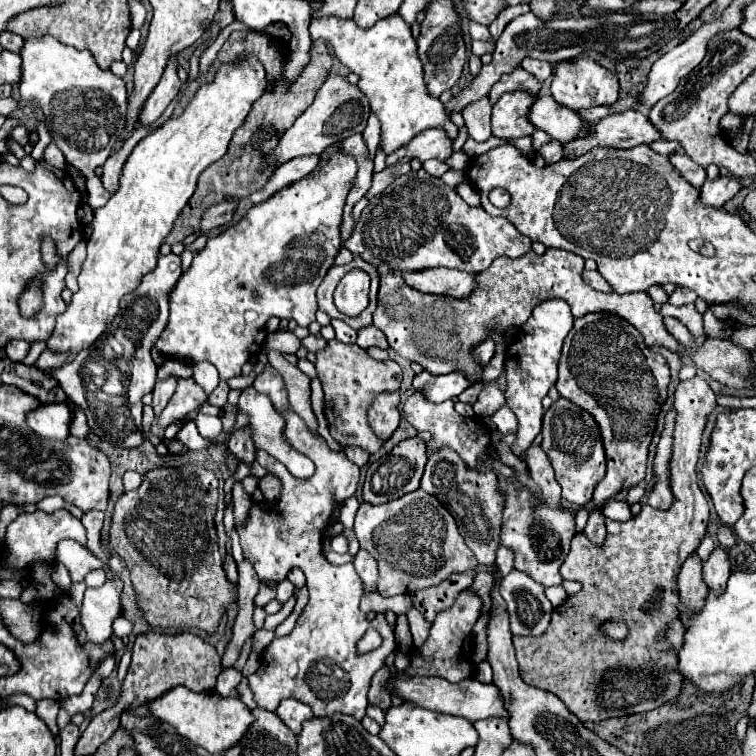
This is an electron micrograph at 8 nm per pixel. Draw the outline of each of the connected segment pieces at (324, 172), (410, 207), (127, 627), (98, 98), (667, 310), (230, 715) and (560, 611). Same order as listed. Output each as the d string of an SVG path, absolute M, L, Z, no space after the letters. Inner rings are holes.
M335 144L327 158L319 158L317 170L279 190L269 200L251 206L237 224L209 238L207 246L193 256L191 268L181 276L171 294L169 322L155 348L167 358L183 358L191 364L207 360L219 370L223 380L229 380L239 376L241 366L261 348L265 324L271 316L277 316L279 320L295 320L299 326L309 326L317 312L315 290L323 280L323 268L327 274L341 248L341 212L355 182L355 174L355 158Z
M417 170L397 178L369 200L345 248L377 270L417 272L445 266L475 274L487 270L497 256L527 254L527 238L517 234L507 218L493 218L481 206L469 206L439 178Z
M119 616L119 618L113 622L113 634L119 636L119 638L129 636L131 630L133 630L133 624L131 624L127 618L123 618L123 616Z
M51 36L29 38L21 50L23 76L21 98L41 104L45 118L55 110L55 120L45 120L53 142L61 148L67 164L79 168L86 178L87 204L97 210L109 200L95 168L103 166L117 146L119 132L125 128L127 88L125 82L111 70L101 70L89 50L77 50L61 44Z
M663 304L659 310L661 316L673 316L679 322L683 322L687 326L687 330L695 336L703 336L703 316L695 310L693 304L685 304L685 306L671 306L671 304Z
M185 686L169 690L169 694L163 694L161 698L149 702L149 710L153 716L161 718L163 722L169 722L177 732L185 738L189 738L193 744L205 748L211 754L221 754L235 746L249 726L255 722L255 716L251 710L239 700L239 696L221 696L215 690L209 692L191 692L185 690Z
M703 378L679 382L675 390L677 422L673 430L673 454L669 462L669 486L673 494L673 504L667 510L655 510L647 502L643 502L641 512L637 516L631 516L627 522L615 522L605 518L607 538L603 548L595 548L583 534L577 534L571 542L569 556L561 566L561 576L581 582L581 592L569 596L559 608L553 610L553 618L545 634L537 638L512 638L521 678L529 686L559 696L561 702L569 708L569 712L575 714L581 722L599 722L615 716L649 712L675 700L681 694L683 676L677 670L677 652L683 644L685 626L679 618L675 590L679 570L683 562L699 548L709 520L709 504L697 484L695 464L699 458L701 432L705 428L709 412L715 406L717 398ZM611 620L621 620L627 624L627 642L613 642L603 634L601 626Z

